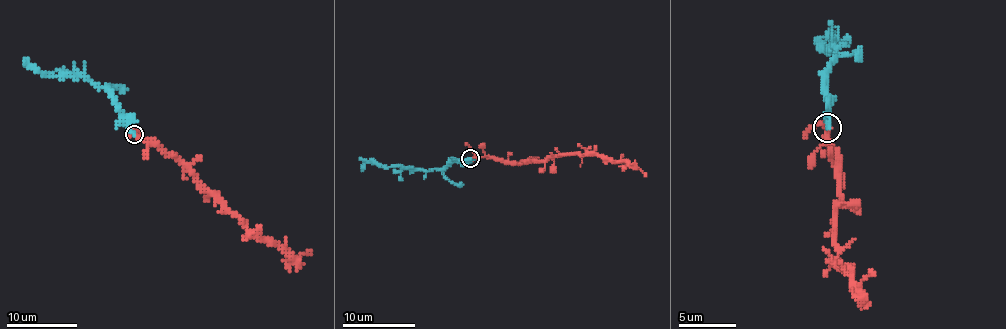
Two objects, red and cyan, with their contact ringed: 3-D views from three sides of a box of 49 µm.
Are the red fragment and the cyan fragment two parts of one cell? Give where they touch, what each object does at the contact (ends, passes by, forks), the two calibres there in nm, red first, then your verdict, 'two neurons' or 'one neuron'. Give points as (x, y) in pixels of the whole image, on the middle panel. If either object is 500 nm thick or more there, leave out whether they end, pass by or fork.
place (470, 158); red passes by; cyan passes by; calibres 240 and 180 nm; one neuron

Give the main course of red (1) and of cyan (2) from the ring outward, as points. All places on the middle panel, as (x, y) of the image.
1: (471, 158), (490, 157), (510, 162), (585, 154), (630, 165), (646, 176)
2: (471, 158), (425, 171), (409, 166), (380, 167), (366, 161), (361, 171)

